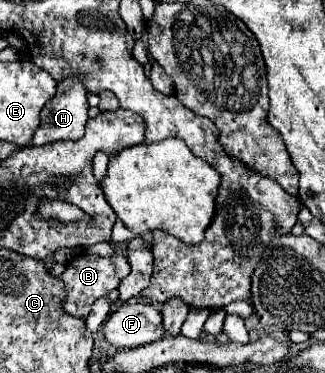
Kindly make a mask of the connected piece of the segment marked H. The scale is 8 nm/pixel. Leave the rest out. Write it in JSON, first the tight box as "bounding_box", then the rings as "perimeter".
{"bounding_box":[33,79,87,145],"perimeter":[[[63,79],[55,97],[41,111],[41,125],[33,135],[33,145],[81,139],[87,123],[87,91],[79,79]]]}

